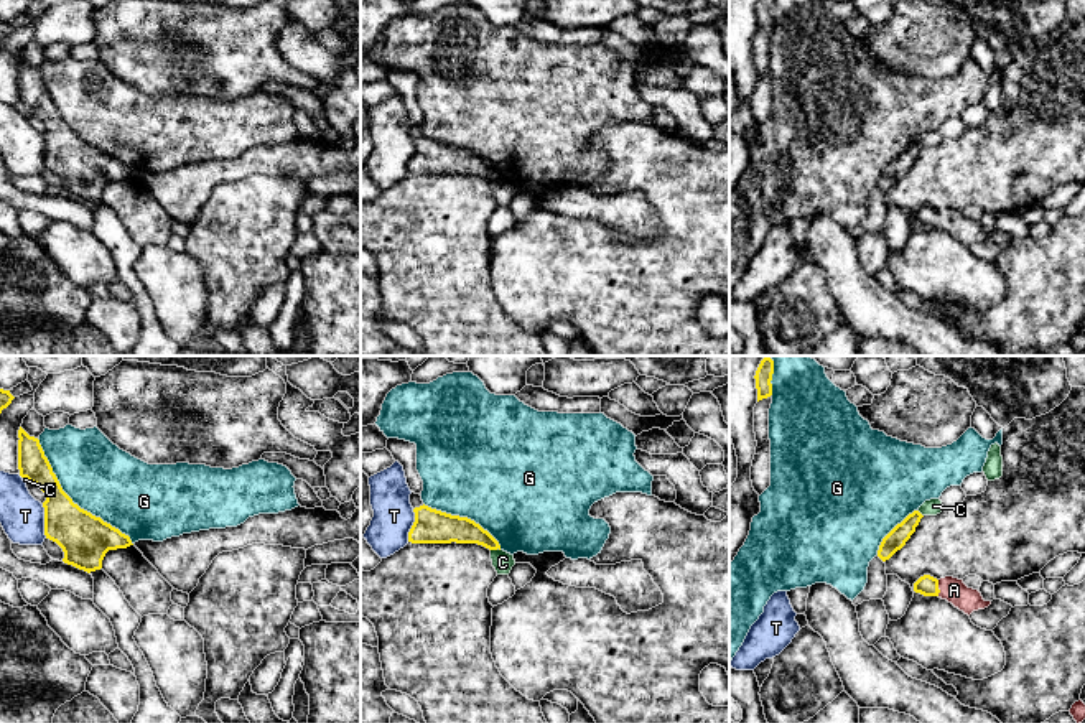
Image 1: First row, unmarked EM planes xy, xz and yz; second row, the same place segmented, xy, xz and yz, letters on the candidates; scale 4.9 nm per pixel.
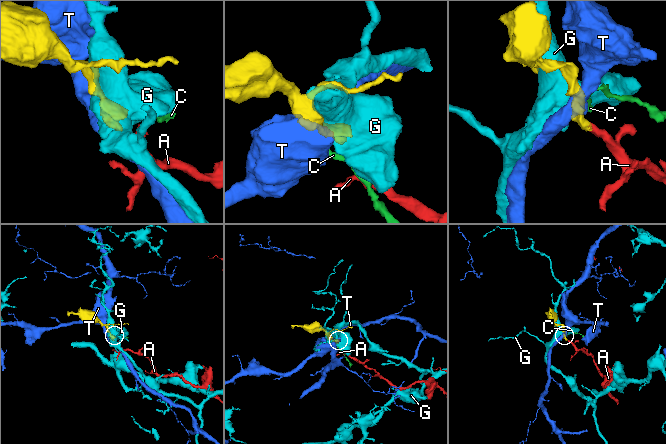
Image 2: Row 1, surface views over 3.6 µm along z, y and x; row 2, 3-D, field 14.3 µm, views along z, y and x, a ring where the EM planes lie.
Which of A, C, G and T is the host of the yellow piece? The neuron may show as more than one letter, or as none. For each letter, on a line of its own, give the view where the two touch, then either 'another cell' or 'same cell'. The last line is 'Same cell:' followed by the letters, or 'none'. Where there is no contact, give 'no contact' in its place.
A: yz | same cell
C: xz | another cell
G: xy | another cell
T: xy | another cell
Same cell: A

